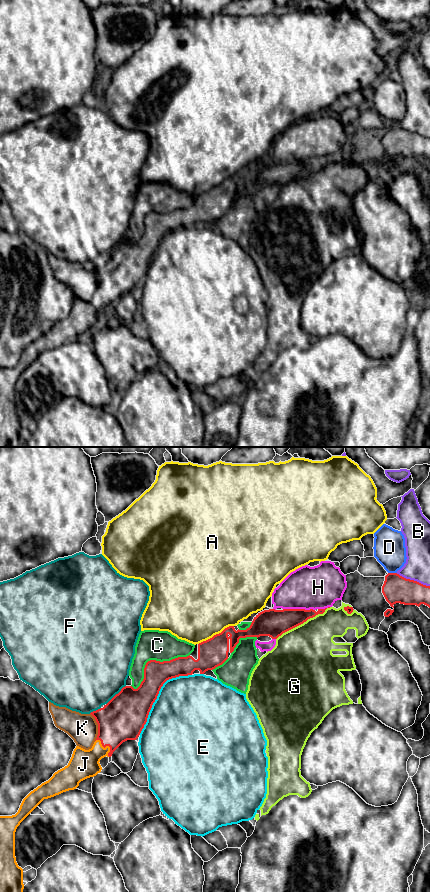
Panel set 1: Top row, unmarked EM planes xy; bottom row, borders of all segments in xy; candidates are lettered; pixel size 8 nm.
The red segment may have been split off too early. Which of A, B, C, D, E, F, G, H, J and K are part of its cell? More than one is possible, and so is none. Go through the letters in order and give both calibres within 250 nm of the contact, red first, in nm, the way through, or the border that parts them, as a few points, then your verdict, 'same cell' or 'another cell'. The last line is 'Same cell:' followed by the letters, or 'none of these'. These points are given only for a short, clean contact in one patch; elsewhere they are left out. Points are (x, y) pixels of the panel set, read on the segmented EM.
A: 220 nm thick on the red side, 500 nm on the other; another cell
B: 220 nm thick on the red side, 200 nm on the other; another cell
C: 200 nm thick on the red side, 240 nm on the other; another cell
D: 220 nm thick on the red side, 260 nm on the other; another cell
E: 300 nm thick on the red side, 500 nm on the other; another cell
F: 360 nm thick on the red side, 500 nm on the other; another cell
G: 220 nm thick on the red side, 440 nm on the other; another cell
H: 220 nm thick on the red side, 340 nm on the other; another cell
J: 340 nm thick on the red side, 220 nm on the other; same cell
K: 360 nm thick on the red side, 240 nm on the other; border along xy (90, 713), (97, 724), (97, 737), (95, 740); another cell
Same cell: J

